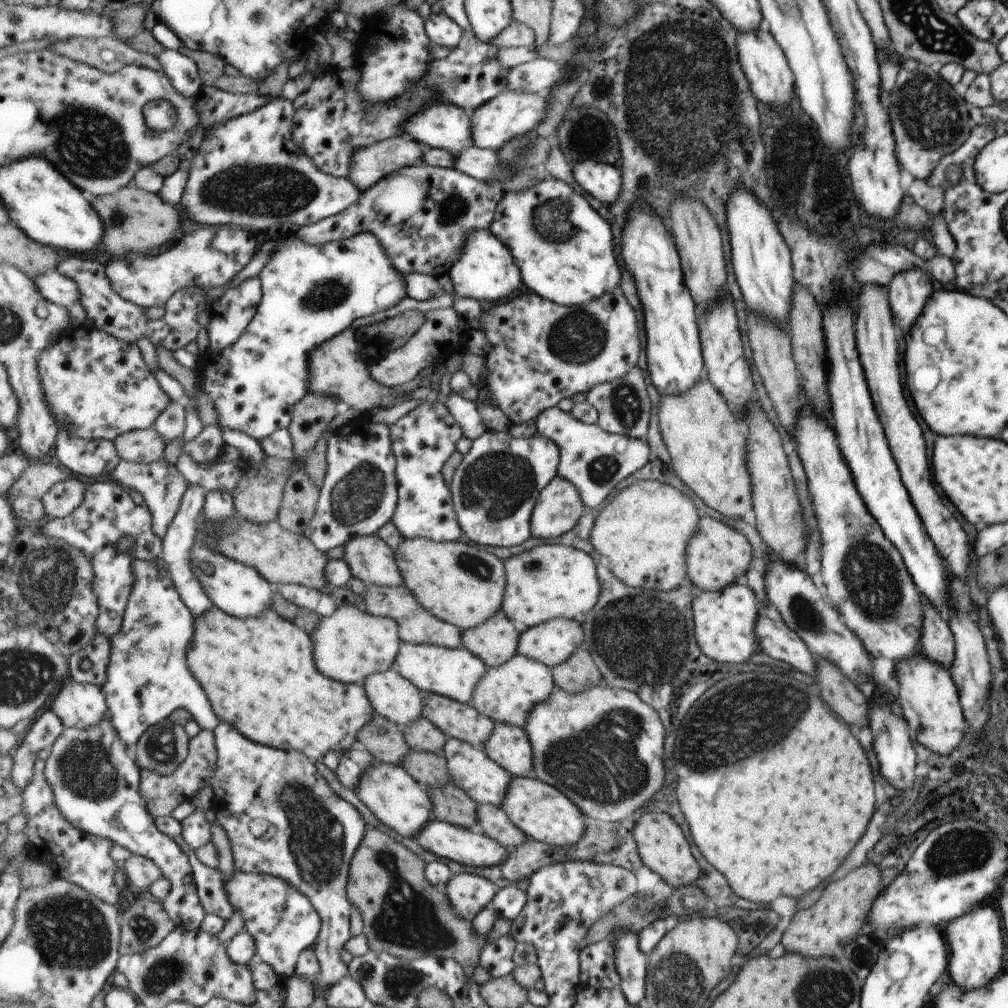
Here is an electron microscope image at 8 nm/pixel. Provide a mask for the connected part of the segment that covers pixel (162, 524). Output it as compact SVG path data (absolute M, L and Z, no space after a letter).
M123 459L119 467L112 474L115 480L122 486L133 488L133 490L142 495L145 504L152 510L154 519L153 532L156 532L157 536L163 539L171 527L175 516L177 516L177 512L179 512L185 494L189 489L183 474L177 470L176 466L167 464L163 459L153 463L139 463Z

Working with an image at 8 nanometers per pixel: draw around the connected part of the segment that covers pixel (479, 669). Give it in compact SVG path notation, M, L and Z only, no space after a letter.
M401 642L401 652L397 656L395 669L425 694L441 694L463 704L473 700L477 684L488 672L488 666L480 657L472 654L467 648L447 648L433 644L410 644Z

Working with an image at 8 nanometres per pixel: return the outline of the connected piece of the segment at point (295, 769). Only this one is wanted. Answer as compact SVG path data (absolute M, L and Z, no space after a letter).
M220 721L214 731L218 750L218 768L209 783L213 783L217 798L215 819L230 840L237 871L249 874L271 874L287 880L293 888L301 890L320 913L322 928L317 943L317 959L321 962L319 992L316 1000L325 1000L325 992L335 988L349 975L347 964L343 964L341 950L351 938L351 912L353 904L349 898L349 878L353 858L369 829L359 810L351 802L340 798L328 781L321 775L316 764L299 754L255 742L245 738L239 730Z

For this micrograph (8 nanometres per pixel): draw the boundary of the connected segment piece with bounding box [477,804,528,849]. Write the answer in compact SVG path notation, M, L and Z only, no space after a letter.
M493 804L479 805L479 822L477 829L494 840L504 848L519 848L527 842L528 837L521 828L513 824L509 814L500 806Z

